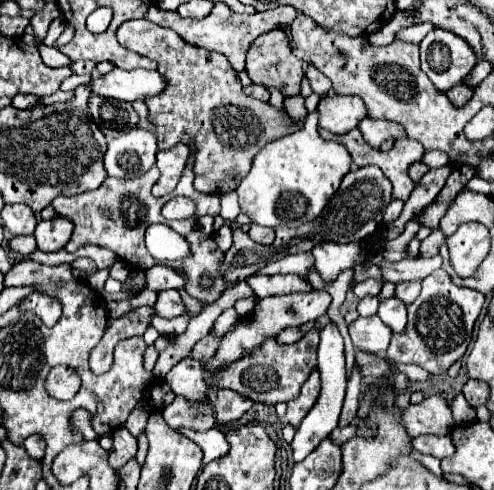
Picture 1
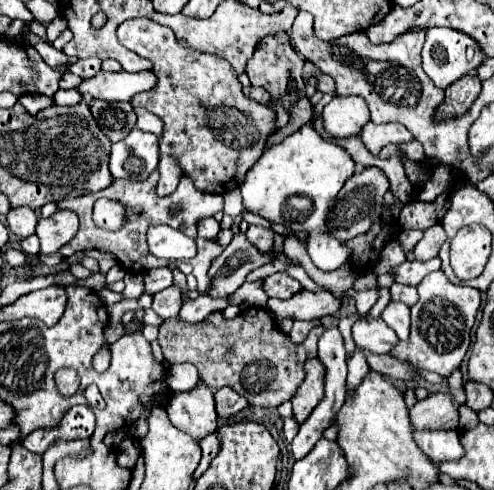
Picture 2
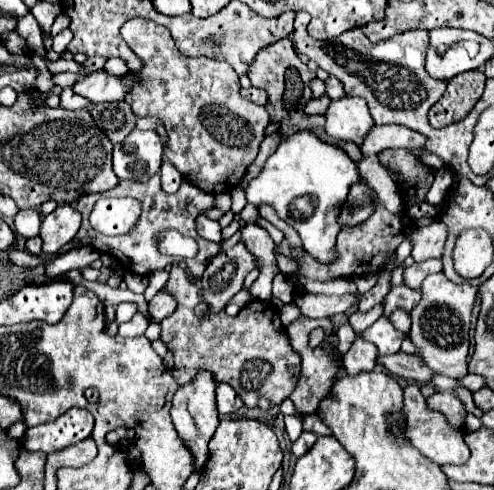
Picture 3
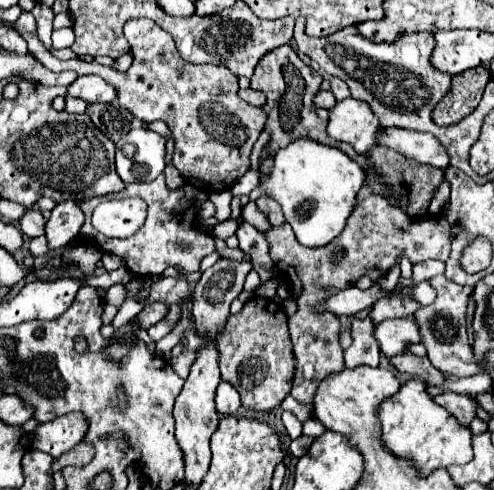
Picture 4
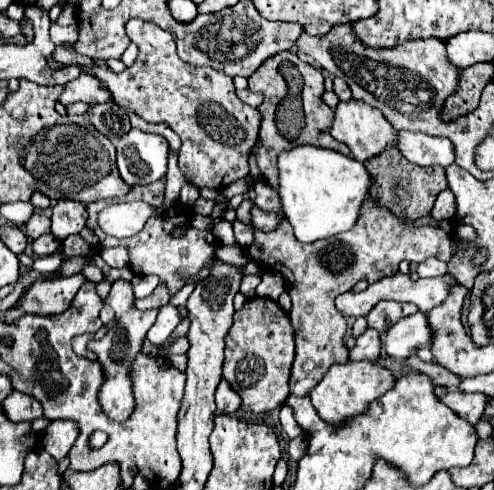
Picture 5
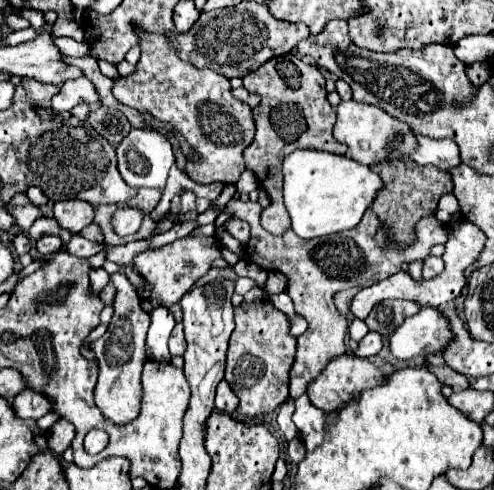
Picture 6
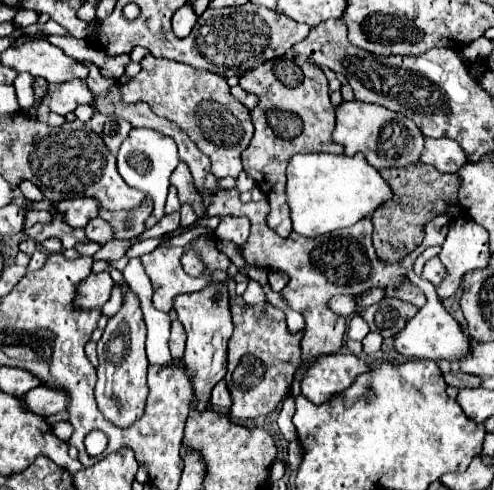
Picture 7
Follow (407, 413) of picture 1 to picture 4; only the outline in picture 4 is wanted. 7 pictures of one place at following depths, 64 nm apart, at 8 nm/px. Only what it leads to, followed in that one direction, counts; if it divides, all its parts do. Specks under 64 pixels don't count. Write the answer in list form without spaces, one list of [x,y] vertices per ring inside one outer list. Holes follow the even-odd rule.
[[[442,392],[438,396],[432,398],[438,406],[446,408],[462,426],[468,426],[472,422],[472,418],[476,416],[474,414],[474,408],[478,406],[474,398],[470,396],[464,396],[464,394],[454,394],[454,392]]]

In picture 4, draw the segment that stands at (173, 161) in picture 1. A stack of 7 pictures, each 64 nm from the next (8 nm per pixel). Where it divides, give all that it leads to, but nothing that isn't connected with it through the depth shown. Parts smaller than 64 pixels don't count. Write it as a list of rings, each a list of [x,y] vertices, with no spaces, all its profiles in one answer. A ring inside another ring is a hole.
[[[168,164],[168,166],[164,168],[164,176],[166,176],[166,186],[168,186],[168,190],[178,190],[178,188],[184,186],[184,178],[180,176],[180,172],[176,172],[174,166]]]

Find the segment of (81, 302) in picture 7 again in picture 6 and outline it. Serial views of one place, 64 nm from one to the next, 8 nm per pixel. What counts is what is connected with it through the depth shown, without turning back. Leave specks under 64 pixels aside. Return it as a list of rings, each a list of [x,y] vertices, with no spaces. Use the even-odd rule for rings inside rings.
[[[104,268],[98,270],[90,270],[90,284],[92,284],[92,294],[100,294],[100,290],[110,282],[110,276]]]

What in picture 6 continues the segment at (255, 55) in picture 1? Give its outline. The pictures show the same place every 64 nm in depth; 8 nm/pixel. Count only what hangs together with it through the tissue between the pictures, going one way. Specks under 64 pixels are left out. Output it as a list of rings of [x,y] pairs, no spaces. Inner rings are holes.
[[[294,54],[276,56],[264,62],[256,72],[244,76],[244,88],[262,96],[262,102],[254,108],[256,138],[244,150],[244,160],[246,168],[254,172],[258,184],[272,198],[272,204],[260,214],[260,224],[264,230],[280,234],[284,232],[284,228],[290,228],[288,212],[282,204],[280,192],[280,160],[284,160],[284,156],[288,156],[288,152],[294,152],[296,148],[324,148],[326,152],[334,154],[348,154],[348,148],[336,142],[332,136],[336,112],[326,100],[324,76],[320,74],[318,66],[310,66],[304,62],[300,64]]]

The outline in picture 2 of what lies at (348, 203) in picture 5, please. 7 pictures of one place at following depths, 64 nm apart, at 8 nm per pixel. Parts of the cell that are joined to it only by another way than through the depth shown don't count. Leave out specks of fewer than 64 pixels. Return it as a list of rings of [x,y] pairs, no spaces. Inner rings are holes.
[[[324,94],[316,104],[310,122],[306,122],[298,132],[284,138],[280,144],[268,146],[240,184],[244,210],[262,216],[268,222],[284,224],[294,230],[308,230],[310,238],[306,248],[312,262],[322,272],[332,272],[344,266],[350,258],[350,250],[324,232],[326,212],[330,204],[336,200],[340,188],[344,186],[344,180],[354,174],[354,162],[350,160],[350,154],[338,144],[322,140],[314,130],[314,118],[321,116],[324,105],[332,98],[332,94]]]

